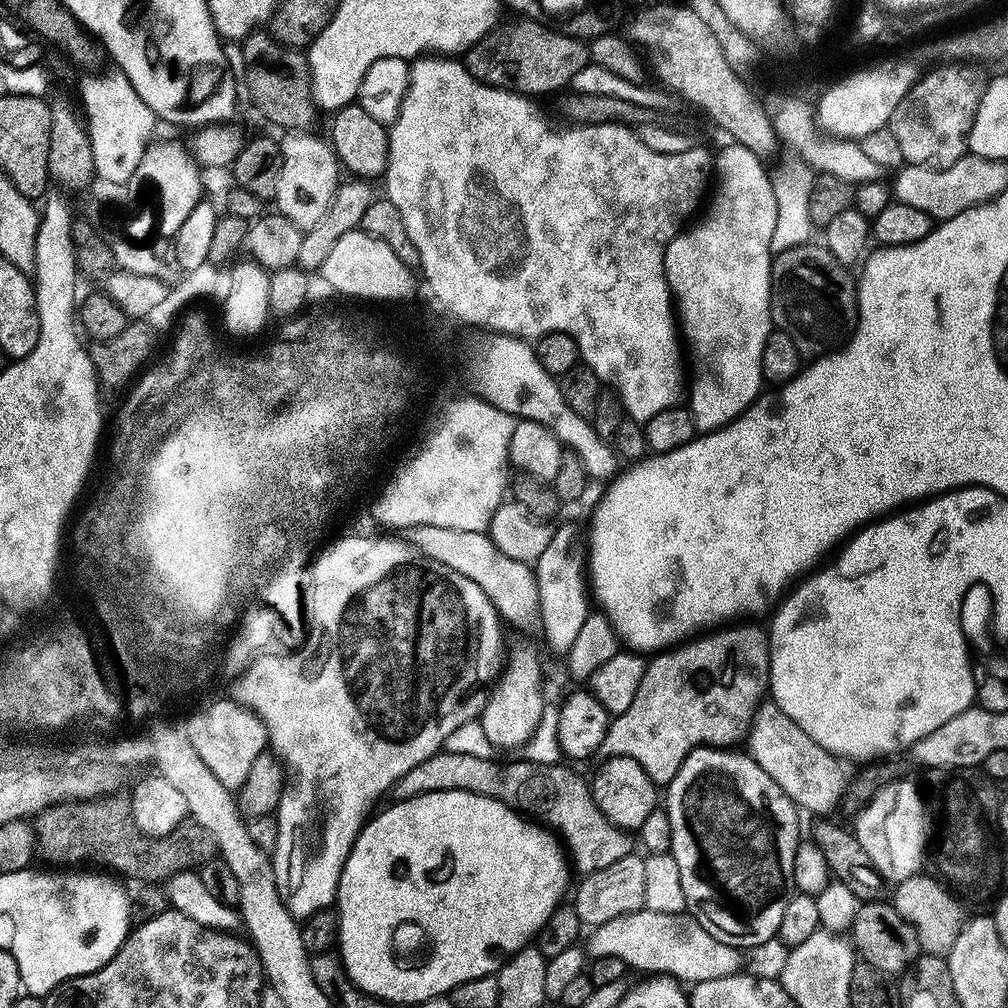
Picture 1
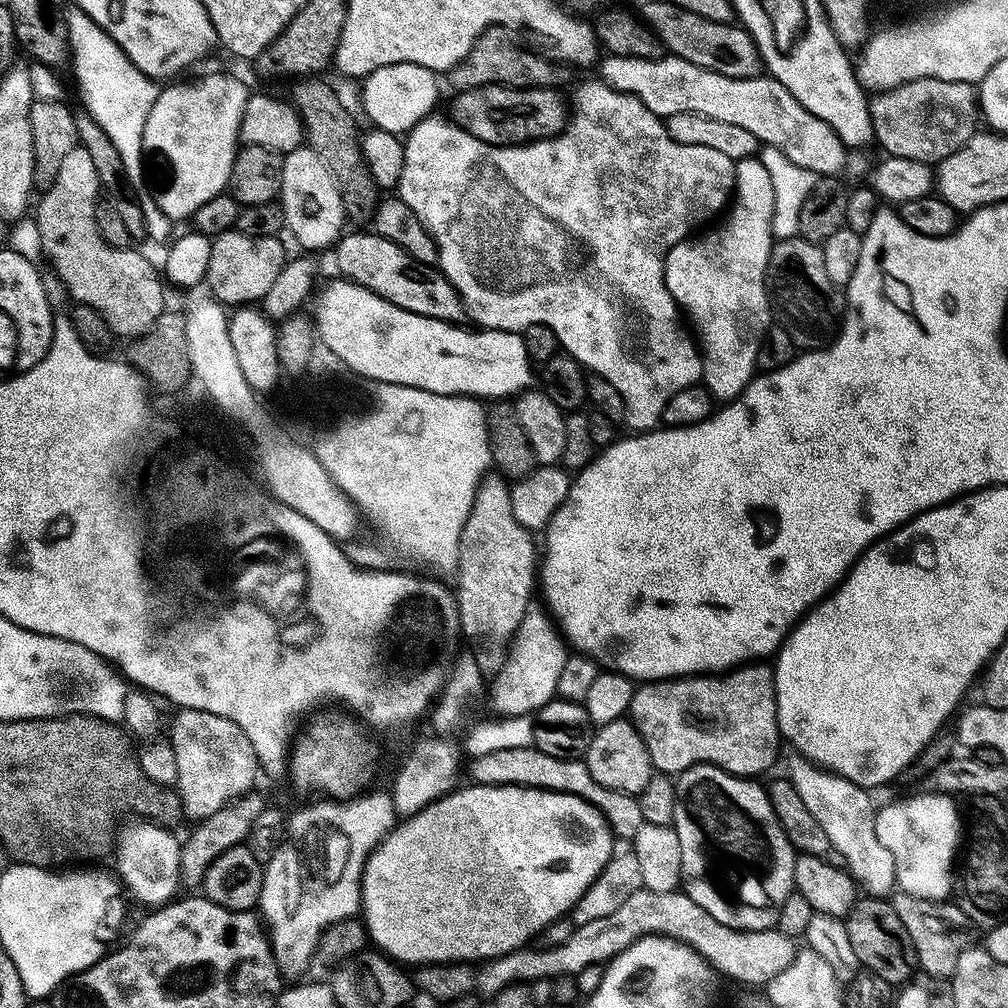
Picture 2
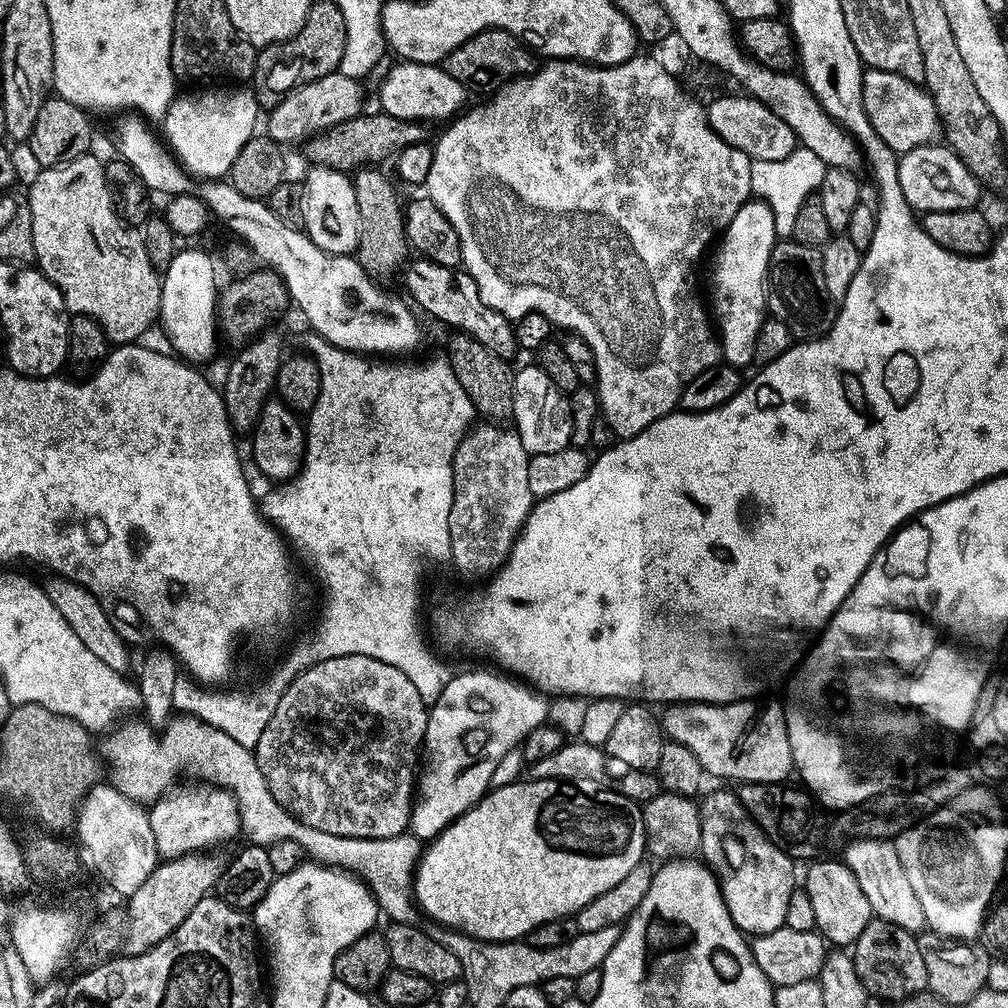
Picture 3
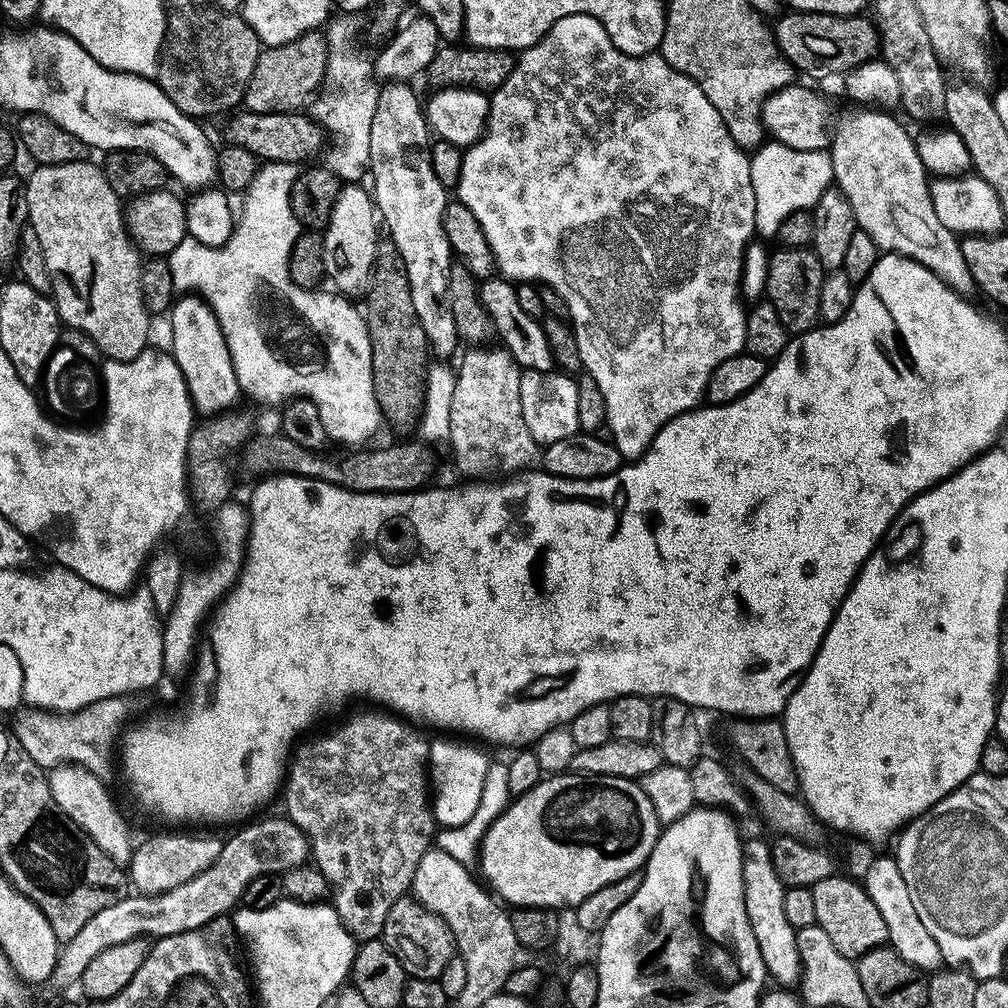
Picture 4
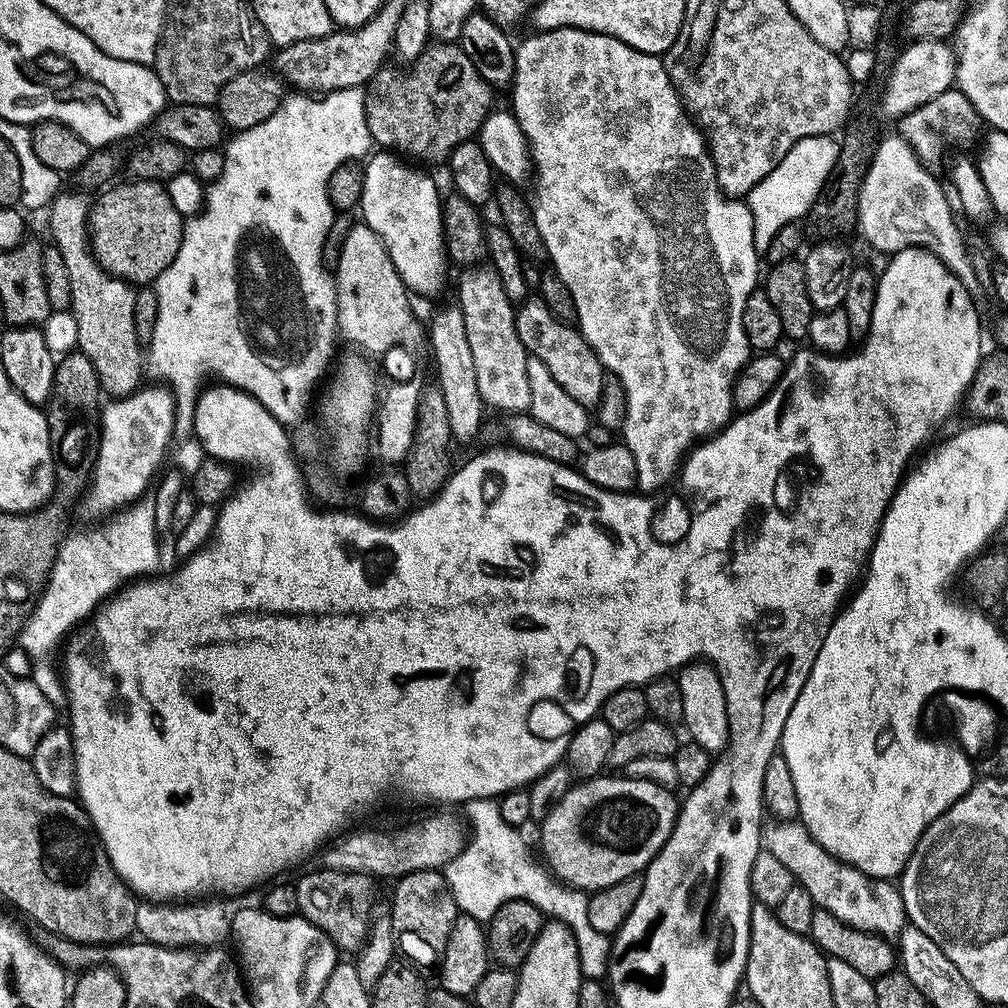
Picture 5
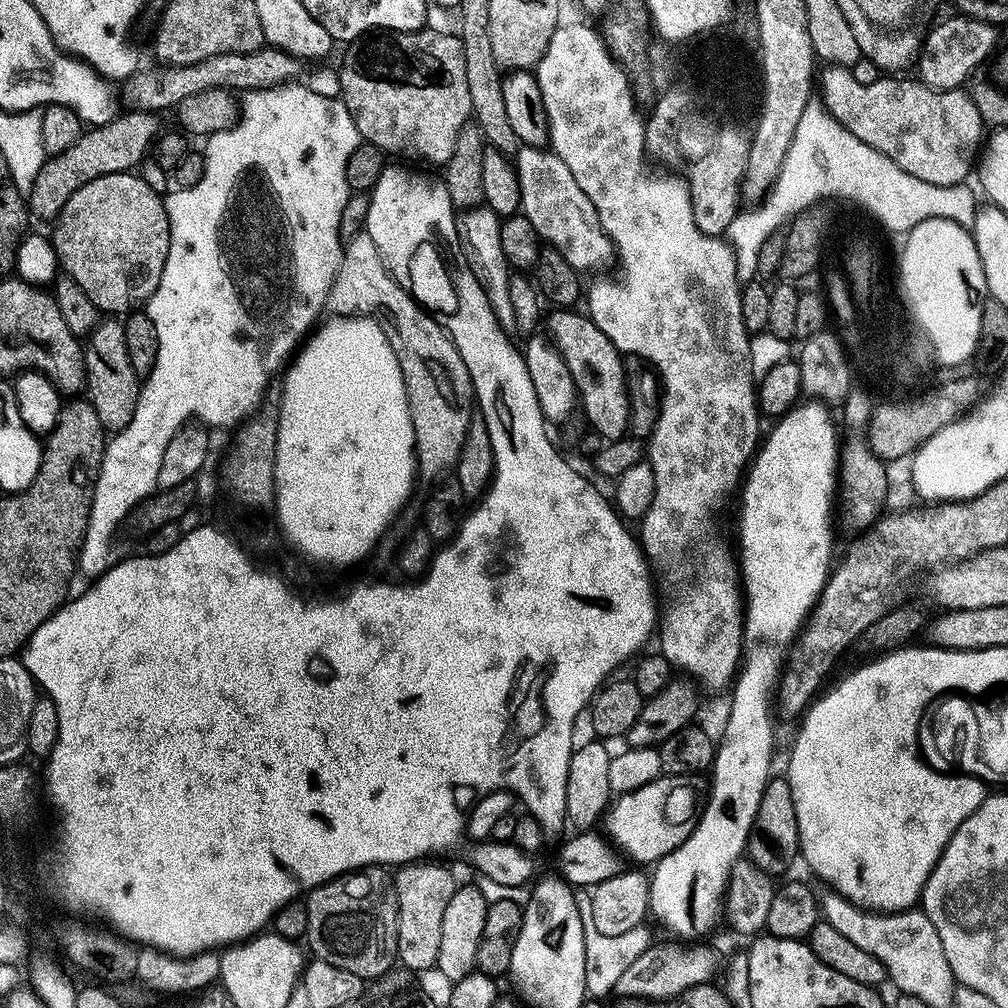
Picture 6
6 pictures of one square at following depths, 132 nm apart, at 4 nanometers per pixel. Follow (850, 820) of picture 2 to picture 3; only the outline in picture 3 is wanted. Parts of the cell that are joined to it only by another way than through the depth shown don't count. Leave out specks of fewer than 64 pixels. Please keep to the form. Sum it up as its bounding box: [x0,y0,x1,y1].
[842,838,927,934]

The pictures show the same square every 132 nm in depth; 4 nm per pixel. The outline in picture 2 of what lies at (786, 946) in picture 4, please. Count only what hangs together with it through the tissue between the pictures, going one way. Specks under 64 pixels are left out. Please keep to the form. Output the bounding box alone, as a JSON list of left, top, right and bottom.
[674,764,797,921]

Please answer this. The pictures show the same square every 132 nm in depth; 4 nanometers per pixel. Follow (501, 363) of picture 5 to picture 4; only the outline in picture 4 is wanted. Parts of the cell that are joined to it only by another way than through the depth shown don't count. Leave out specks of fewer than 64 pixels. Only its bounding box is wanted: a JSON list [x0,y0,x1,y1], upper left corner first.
[446,346,538,482]

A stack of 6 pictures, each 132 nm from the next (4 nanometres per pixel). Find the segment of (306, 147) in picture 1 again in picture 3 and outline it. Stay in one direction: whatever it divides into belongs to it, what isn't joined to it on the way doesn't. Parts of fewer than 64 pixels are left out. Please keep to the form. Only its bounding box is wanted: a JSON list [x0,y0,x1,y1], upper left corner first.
[300,166,360,256]

